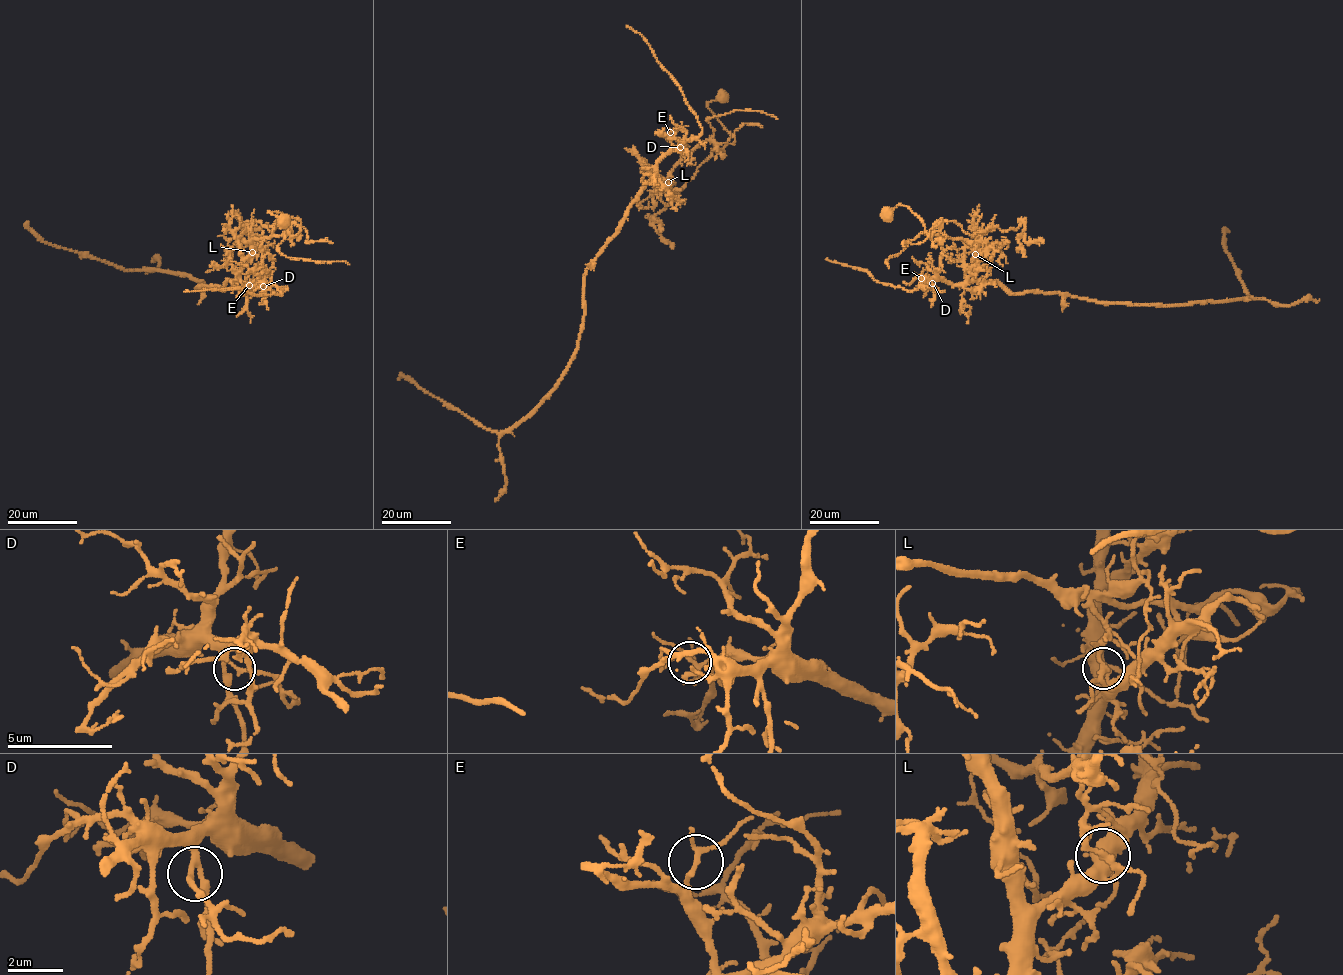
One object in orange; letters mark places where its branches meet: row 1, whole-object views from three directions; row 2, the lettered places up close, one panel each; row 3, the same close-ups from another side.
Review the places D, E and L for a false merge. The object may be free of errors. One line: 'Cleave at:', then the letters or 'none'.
Cleave at: L

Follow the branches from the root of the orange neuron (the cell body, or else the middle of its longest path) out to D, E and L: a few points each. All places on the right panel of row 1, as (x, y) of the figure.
D: (888, 216), (907, 206), (930, 237), (961, 238), (975, 247), (970, 280), (932, 283)
E: (888, 216), (907, 206), (930, 237), (961, 238), (975, 247), (967, 283), (921, 278)
L: (888, 216), (896, 206), (907, 206), (930, 237), (934, 233), (961, 238), (974, 246), (975, 254)

